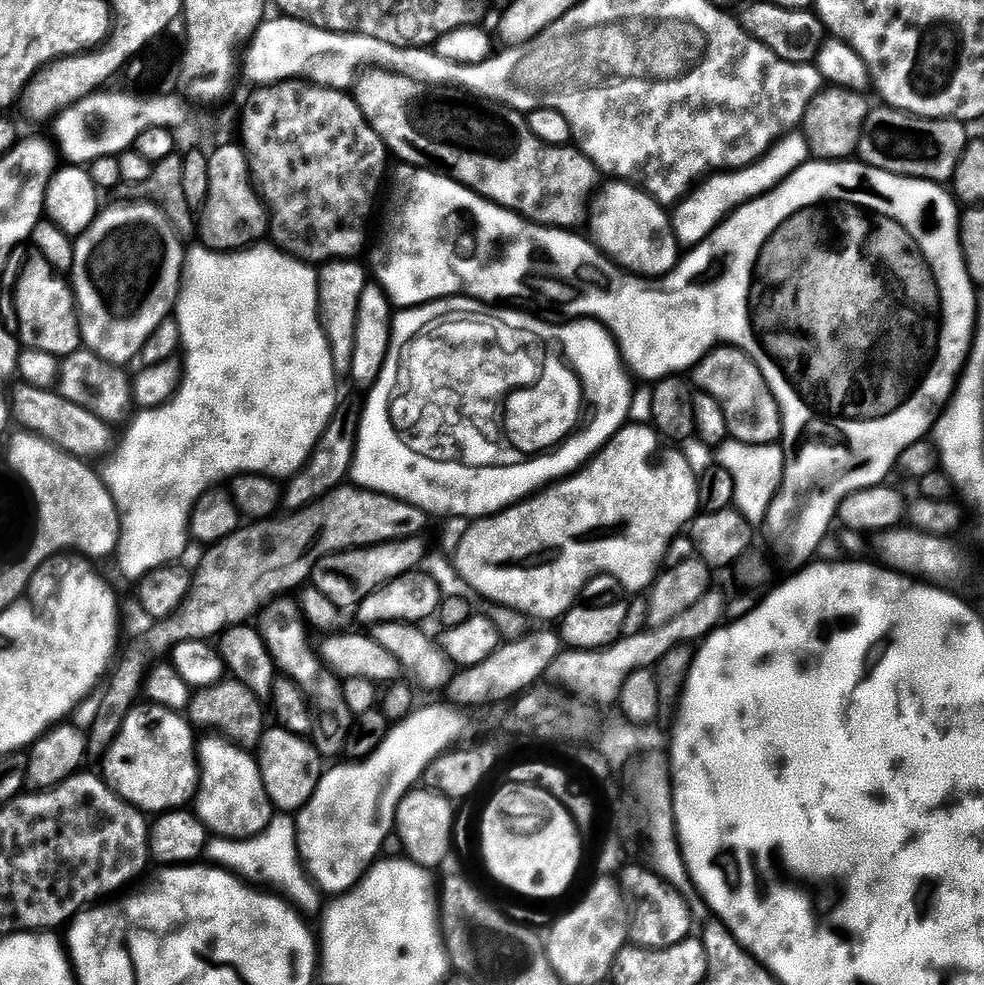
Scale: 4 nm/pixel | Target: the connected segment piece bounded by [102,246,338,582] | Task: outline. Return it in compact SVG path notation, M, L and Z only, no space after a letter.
M197 246L197 248L189 247L186 252L184 260L184 280L180 283L180 296L176 300L176 307L174 309L174 318L178 322L180 327L180 342L182 345L182 375L180 377L180 388L176 392L176 395L168 401L167 404L163 404L160 408L145 408L137 411L131 417L132 425L128 428L128 433L124 436L124 441L119 441L119 444L115 447L114 453L107 461L108 465L105 466L104 472L102 471L102 479L108 492L112 496L113 502L116 504L116 508L120 511L120 547L116 552L116 559L118 558L118 566L121 572L133 582L138 582L150 573L154 572L158 568L165 568L177 563L184 551L187 550L188 544L190 545L190 521L192 518L192 511L194 506L198 502L198 498L202 498L202 494L213 491L214 486L220 486L223 482L231 481L233 476L243 476L245 472L252 472L256 476L270 476L273 478L287 478L293 476L295 472L302 465L304 465L310 458L310 454L316 449L316 443L322 438L322 434L326 430L326 426L332 421L332 415L335 414L338 407L338 399L336 400L336 379L338 379L338 373L334 366L334 358L330 354L330 346L328 345L328 339L324 333L324 326L320 322L320 278L317 269L313 267L311 263L299 260L297 256L292 256L291 253L284 251L282 248L275 246L269 246L269 248L260 248L264 246L253 246L251 248L243 249L239 252L214 252L211 248L205 248L203 246Z

